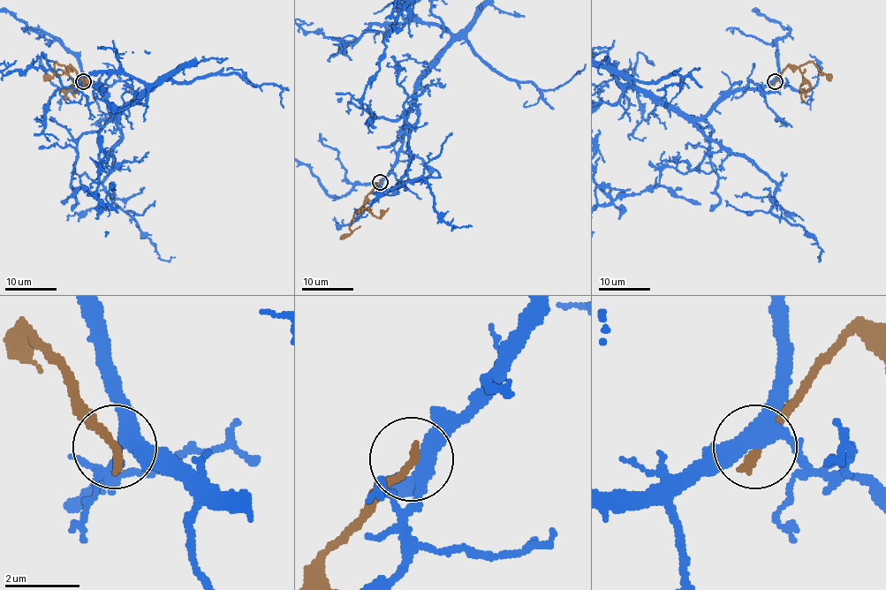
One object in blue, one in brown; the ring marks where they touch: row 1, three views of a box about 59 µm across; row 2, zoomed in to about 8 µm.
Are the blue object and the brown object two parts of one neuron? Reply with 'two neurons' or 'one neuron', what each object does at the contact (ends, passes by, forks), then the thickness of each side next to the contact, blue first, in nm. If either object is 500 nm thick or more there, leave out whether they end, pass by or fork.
two neurons; blue forks there; brown ends there; 380 nm thick on the blue side, 280 nm on the other

